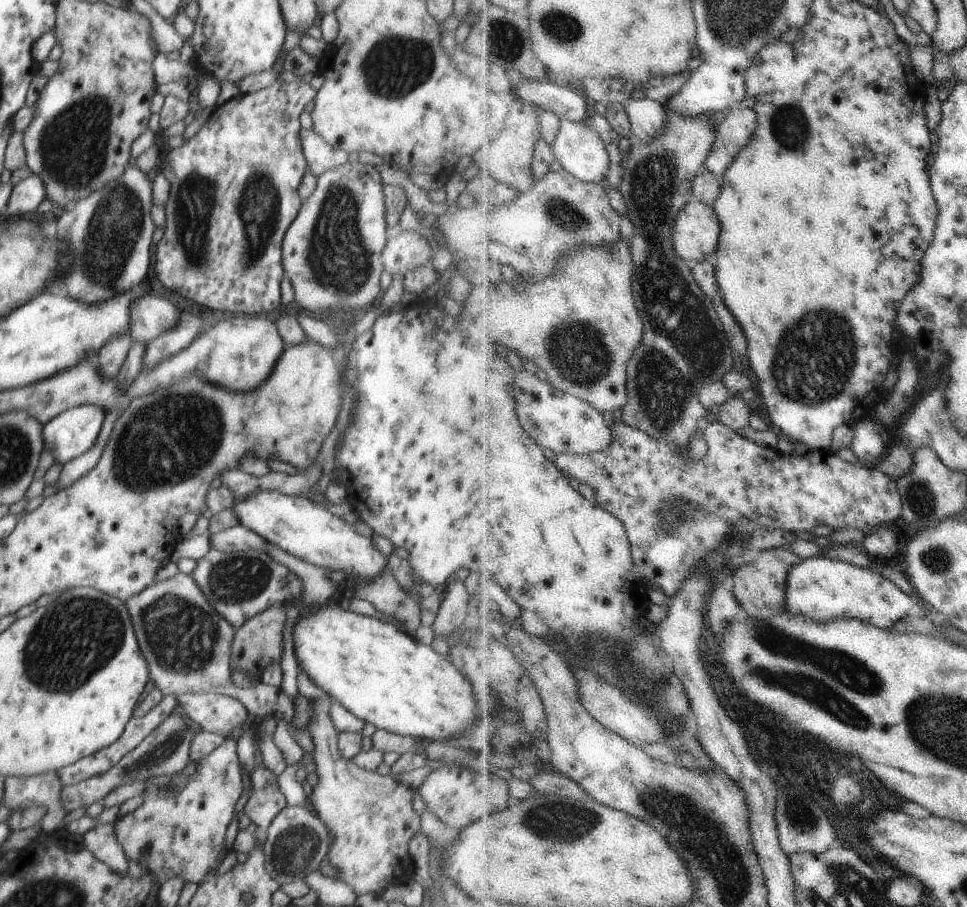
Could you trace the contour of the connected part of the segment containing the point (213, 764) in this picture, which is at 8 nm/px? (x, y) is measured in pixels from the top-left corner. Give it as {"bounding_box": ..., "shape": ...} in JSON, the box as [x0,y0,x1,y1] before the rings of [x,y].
{"bounding_box":[115,738,243,886],"shape":[[[226,738],[221,746],[196,764],[198,769],[180,784],[178,796],[160,792],[154,797],[146,797],[140,808],[132,814],[119,816],[115,821],[116,839],[127,859],[137,861],[145,872],[152,873],[158,886],[173,877],[180,877],[184,882],[189,881],[198,886],[202,884],[214,868],[219,852],[224,848],[226,831],[234,818],[236,804],[242,796],[243,783],[236,740]]]}

